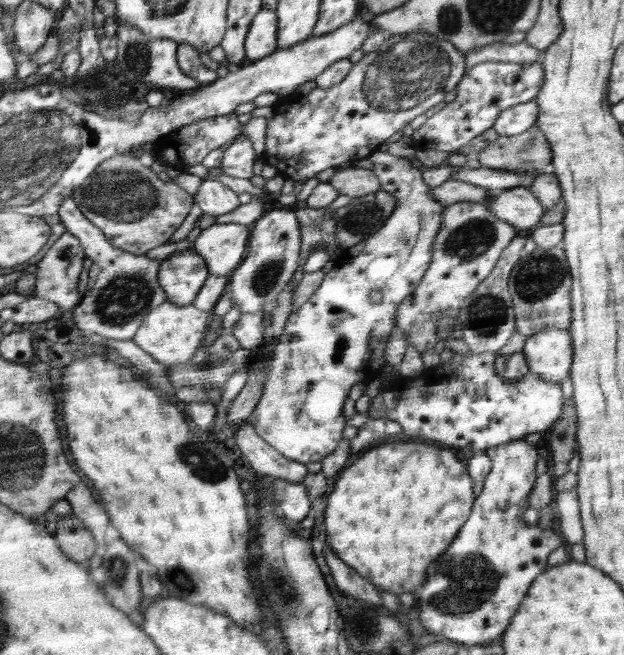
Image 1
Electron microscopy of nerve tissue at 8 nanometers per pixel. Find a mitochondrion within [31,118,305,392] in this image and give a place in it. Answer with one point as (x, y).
(123, 196)

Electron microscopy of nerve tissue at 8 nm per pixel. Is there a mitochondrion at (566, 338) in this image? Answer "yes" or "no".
no

